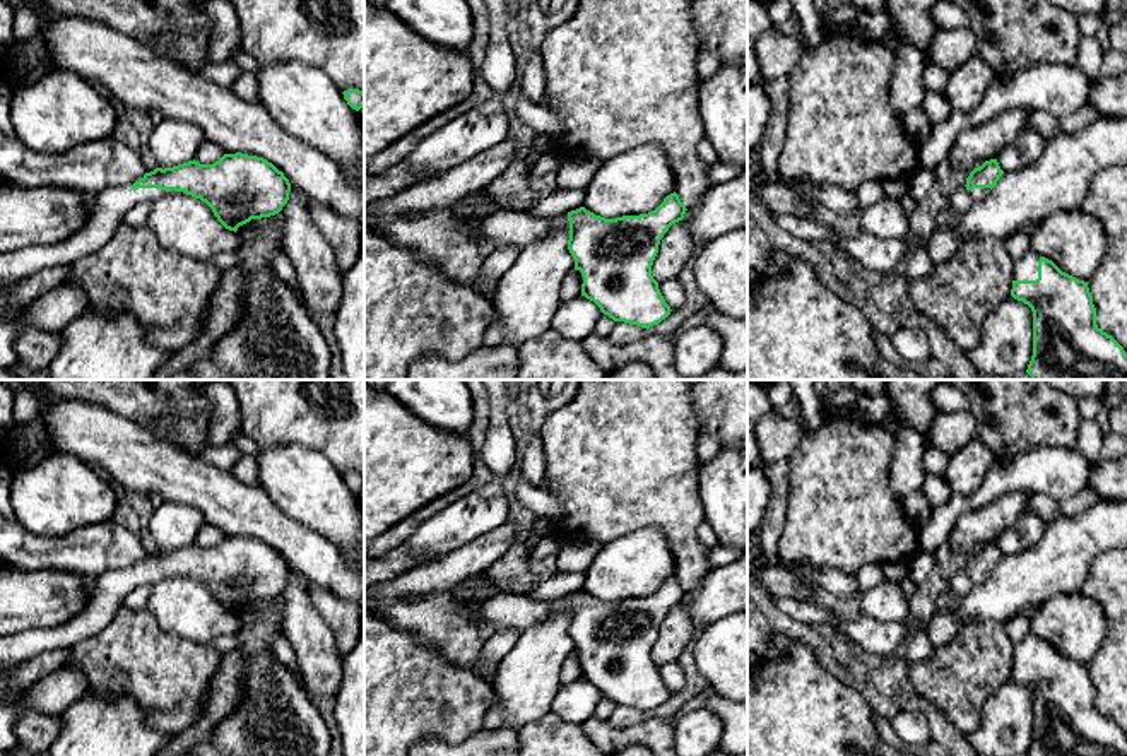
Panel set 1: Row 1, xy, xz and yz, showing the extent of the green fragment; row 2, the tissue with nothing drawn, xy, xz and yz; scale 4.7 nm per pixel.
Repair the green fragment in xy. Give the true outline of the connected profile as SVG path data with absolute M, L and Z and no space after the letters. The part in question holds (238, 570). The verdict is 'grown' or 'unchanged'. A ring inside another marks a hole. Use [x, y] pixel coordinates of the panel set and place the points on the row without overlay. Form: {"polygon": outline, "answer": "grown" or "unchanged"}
{"polygon": "M224 537L214 547L188 544L156 551L139 564L96 578L86 609L56 628L36 628L0 636L0 672L44 652L70 648L103 631L125 597L140 585L192 578L205 585L229 614L251 602L275 599L289 583L291 566L272 546L248 537Z", "answer": "grown"}

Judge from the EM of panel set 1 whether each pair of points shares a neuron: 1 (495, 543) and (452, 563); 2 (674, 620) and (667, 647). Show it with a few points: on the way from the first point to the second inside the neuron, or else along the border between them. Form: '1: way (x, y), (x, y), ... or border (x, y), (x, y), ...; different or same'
1: way (484, 551), (462, 563); same
2: way (674, 626), (671, 640); same

